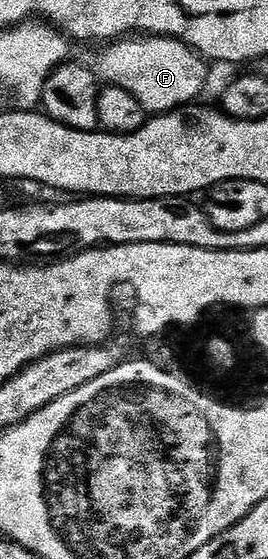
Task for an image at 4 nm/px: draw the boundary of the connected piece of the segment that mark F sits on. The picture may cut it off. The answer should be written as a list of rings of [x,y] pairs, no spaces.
[[[144,35],[142,37],[124,37],[118,41],[112,41],[106,45],[100,46],[99,51],[95,55],[95,63],[93,62],[93,70],[95,76],[100,79],[104,84],[112,87],[120,87],[125,89],[129,93],[133,93],[133,97],[137,97],[137,101],[141,101],[141,105],[145,110],[148,111],[152,116],[162,115],[165,111],[175,111],[179,107],[185,107],[196,102],[195,99],[203,91],[203,86],[207,83],[207,67],[208,64],[205,62],[202,55],[199,52],[193,50],[191,47],[186,47],[180,39],[171,39],[167,35]]]

